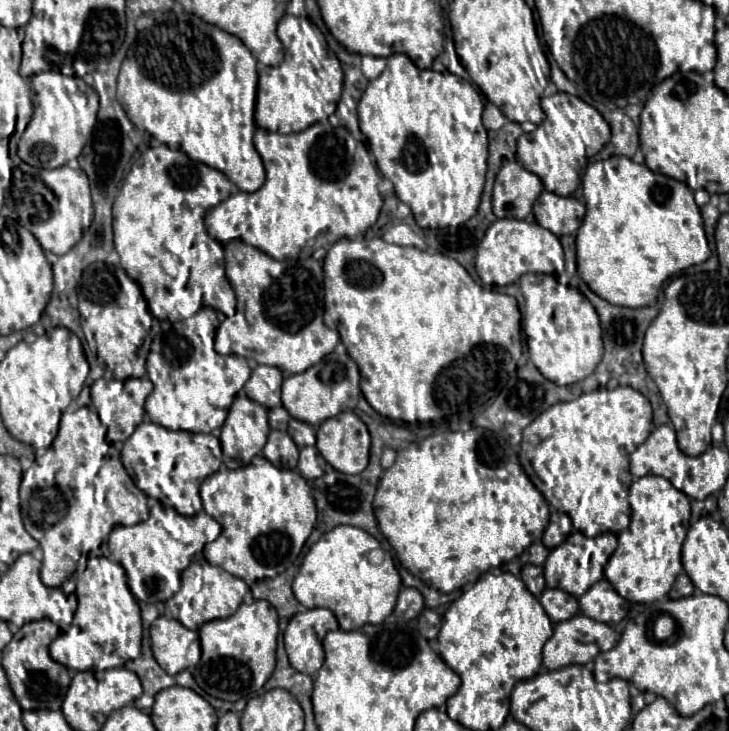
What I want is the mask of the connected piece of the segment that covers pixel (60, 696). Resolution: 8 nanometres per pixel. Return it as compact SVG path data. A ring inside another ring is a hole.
M50 619L32 621L14 634L12 641L2 651L4 671L22 709L60 709L66 697L66 689L70 685L70 673L64 665L56 663L48 653L48 645L58 635L60 629Z

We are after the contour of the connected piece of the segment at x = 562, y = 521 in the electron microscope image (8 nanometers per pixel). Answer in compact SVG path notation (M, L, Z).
M552 513L550 516L548 529L542 535L542 543L548 549L558 547L560 543L564 543L566 537L573 531L571 519L562 513Z

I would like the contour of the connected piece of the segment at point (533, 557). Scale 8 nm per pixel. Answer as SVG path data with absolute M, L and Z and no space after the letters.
M540 541L532 543L528 547L528 553L530 553L530 563L534 563L534 565L542 565L546 561L546 557L548 557L548 549Z

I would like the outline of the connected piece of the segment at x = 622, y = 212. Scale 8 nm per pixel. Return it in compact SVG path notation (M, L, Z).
M628 157L590 163L582 177L586 217L576 233L576 263L588 287L612 305L656 305L666 279L710 257L694 191Z

